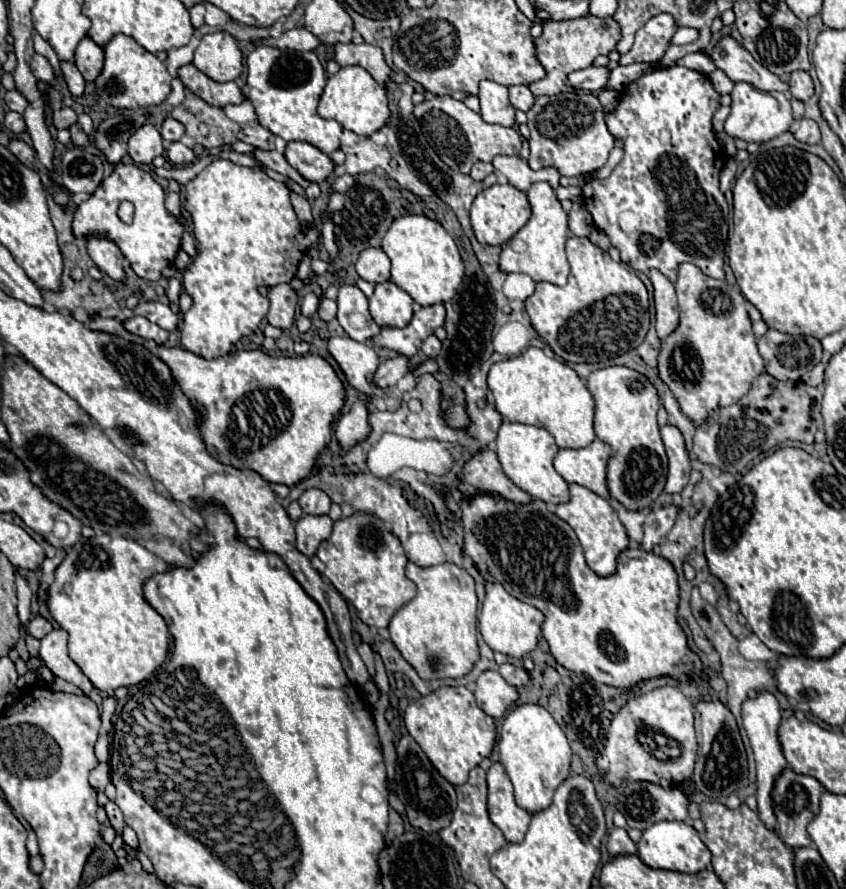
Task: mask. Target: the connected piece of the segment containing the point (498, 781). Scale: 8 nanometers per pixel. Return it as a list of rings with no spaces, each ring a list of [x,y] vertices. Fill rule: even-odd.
[[[493,763],[487,771],[489,785],[489,817],[501,829],[507,841],[519,843],[525,837],[525,827],[529,827],[529,813],[517,807],[513,799],[513,785],[501,767],[501,763]]]

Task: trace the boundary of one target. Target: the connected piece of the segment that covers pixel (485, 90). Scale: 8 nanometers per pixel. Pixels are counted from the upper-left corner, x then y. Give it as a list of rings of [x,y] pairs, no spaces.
[[[495,81],[479,83],[479,101],[481,101],[481,117],[487,123],[497,123],[505,127],[515,125],[515,107],[509,103],[507,87]]]

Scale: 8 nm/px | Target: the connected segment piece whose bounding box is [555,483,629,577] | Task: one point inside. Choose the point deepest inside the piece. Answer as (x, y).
(594, 521)

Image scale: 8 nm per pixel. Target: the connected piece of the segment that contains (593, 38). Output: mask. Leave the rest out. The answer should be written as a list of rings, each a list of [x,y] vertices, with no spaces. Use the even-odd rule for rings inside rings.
[[[587,15],[573,21],[551,21],[551,19],[543,21],[543,35],[537,39],[535,47],[537,47],[539,61],[547,71],[547,77],[531,83],[529,89],[533,91],[533,95],[557,95],[563,91],[571,91],[565,85],[567,75],[571,71],[589,67],[597,55],[607,55],[609,51],[613,51],[619,39],[621,39],[621,29],[617,21],[611,17],[599,19],[599,17]]]

